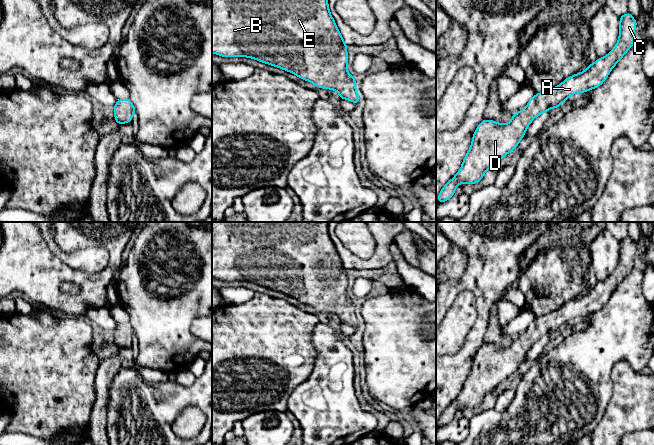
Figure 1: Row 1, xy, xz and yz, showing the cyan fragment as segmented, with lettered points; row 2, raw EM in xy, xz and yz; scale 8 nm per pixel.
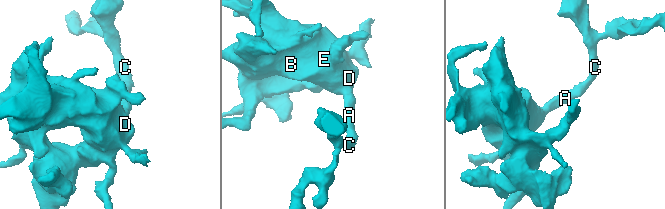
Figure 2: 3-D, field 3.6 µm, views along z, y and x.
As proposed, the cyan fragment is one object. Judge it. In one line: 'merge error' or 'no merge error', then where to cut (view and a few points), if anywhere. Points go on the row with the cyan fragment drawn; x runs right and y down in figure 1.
no merge error; cut none

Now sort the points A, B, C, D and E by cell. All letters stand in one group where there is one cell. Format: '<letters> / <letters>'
A B C D E

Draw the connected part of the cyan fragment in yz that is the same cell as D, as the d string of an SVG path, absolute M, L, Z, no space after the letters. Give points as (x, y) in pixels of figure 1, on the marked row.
M627 12L619 18L619 39L611 52L602 58L598 58L595 63L588 64L585 71L577 73L566 78L560 85L550 88L547 91L535 94L525 109L512 114L512 119L507 124L497 123L495 120L483 119L477 126L473 134L470 149L463 159L460 170L449 180L440 191L437 202L443 203L455 195L456 187L461 183L475 184L478 183L494 164L501 160L506 154L513 152L524 137L526 130L534 118L542 113L547 113L549 109L559 107L571 95L581 92L585 93L602 85L606 80L613 67L621 60L625 53L634 45L634 31L637 26L637 20Z

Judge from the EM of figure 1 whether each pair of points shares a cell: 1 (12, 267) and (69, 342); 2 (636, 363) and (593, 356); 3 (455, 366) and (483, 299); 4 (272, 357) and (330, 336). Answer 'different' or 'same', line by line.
1: different
2: same
3: same
4: different

